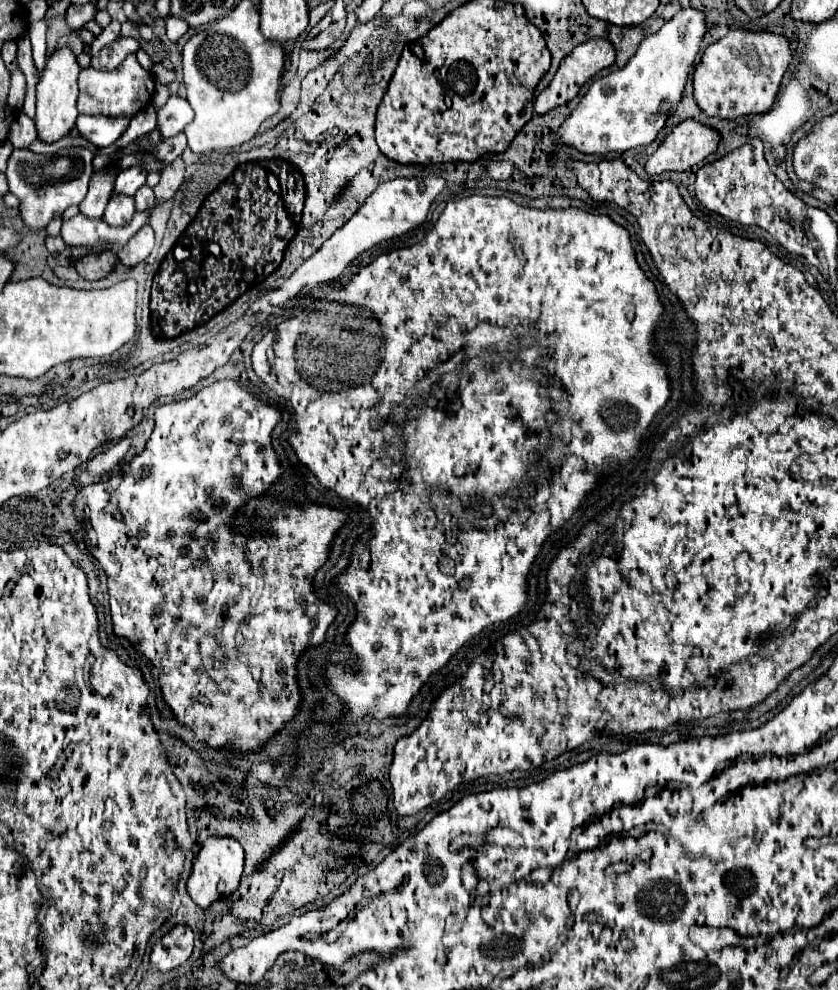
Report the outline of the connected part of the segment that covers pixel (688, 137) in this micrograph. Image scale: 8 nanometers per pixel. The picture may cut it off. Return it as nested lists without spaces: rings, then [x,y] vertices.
[[[693,119],[679,123],[647,159],[645,171],[661,175],[665,171],[687,171],[701,163],[719,145],[719,133]]]

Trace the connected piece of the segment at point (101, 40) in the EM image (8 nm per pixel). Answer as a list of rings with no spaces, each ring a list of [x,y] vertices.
[[[112,21],[90,45],[90,55],[96,55],[105,45],[113,43],[115,39],[120,37],[120,31],[121,24],[118,21]]]

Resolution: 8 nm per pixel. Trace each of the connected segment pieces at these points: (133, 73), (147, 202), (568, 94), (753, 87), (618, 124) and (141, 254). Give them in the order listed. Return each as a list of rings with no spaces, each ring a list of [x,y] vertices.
[[[129,55],[113,71],[97,71],[93,67],[81,69],[77,109],[79,109],[79,113],[87,113],[87,115],[123,115],[123,113],[127,113],[129,117],[133,117],[145,105],[151,103],[153,93],[155,93],[153,75],[139,65],[135,55]]]
[[[143,185],[137,193],[135,193],[135,207],[137,209],[149,209],[155,203],[155,195],[153,189],[149,185]]]
[[[603,37],[603,39],[585,41],[585,43],[577,45],[577,49],[573,49],[573,51],[561,61],[561,65],[559,65],[553,81],[549,83],[549,87],[547,87],[541,95],[535,97],[535,103],[533,103],[535,113],[543,115],[543,113],[547,113],[547,111],[551,111],[551,109],[555,109],[555,107],[559,107],[559,105],[565,105],[569,99],[573,99],[573,97],[579,93],[579,89],[581,89],[581,85],[583,85],[585,81],[589,81],[589,79],[591,79],[593,75],[597,75],[601,69],[609,67],[613,61],[615,61],[615,49],[609,45],[609,41],[607,41],[605,37]]]
[[[731,31],[711,43],[693,71],[693,97],[707,117],[735,119],[767,111],[779,91],[781,77],[791,63],[791,49],[785,37],[773,33]]]
[[[683,9],[655,35],[649,35],[623,69],[595,79],[579,105],[555,131],[555,147],[547,151],[547,163],[553,165],[553,155],[557,147],[563,145],[591,155],[623,153],[627,149],[651,145],[683,97],[687,75],[693,71],[703,33],[703,13],[697,9]]]
[[[143,225],[123,247],[117,249],[117,257],[123,265],[133,267],[139,261],[149,257],[151,249],[153,249],[153,243],[155,243],[155,239],[153,239],[151,225]]]

